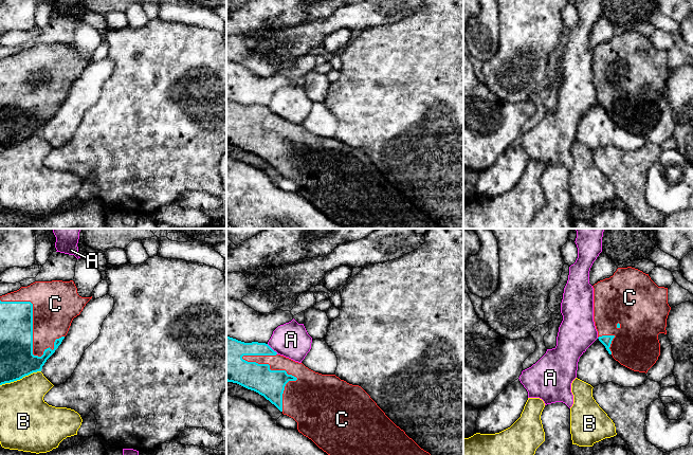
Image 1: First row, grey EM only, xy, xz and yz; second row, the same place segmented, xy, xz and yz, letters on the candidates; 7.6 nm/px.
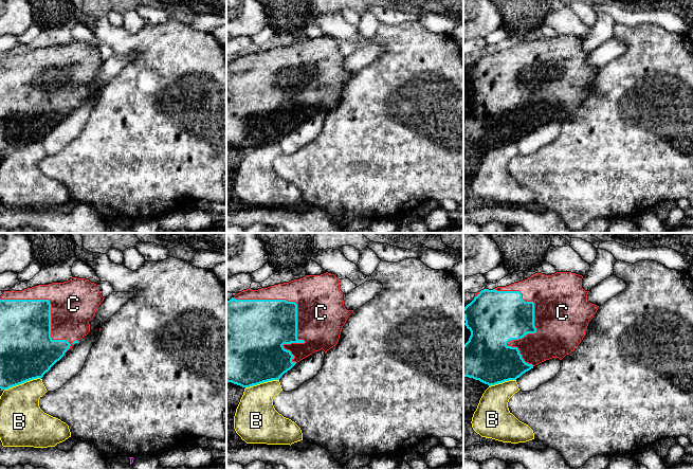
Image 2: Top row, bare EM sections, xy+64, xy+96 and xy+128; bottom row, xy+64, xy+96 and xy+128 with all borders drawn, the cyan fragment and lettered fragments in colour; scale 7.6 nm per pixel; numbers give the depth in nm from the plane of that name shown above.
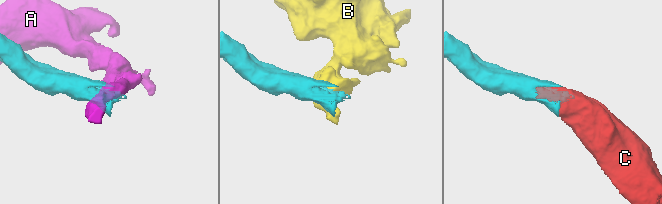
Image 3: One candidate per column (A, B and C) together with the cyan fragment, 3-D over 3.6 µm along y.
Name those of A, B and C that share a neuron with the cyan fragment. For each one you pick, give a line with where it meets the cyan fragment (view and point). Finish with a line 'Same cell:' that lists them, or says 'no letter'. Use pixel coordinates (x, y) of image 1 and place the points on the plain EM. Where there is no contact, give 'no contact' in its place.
C: contact xz (286, 134)
Same cell: C

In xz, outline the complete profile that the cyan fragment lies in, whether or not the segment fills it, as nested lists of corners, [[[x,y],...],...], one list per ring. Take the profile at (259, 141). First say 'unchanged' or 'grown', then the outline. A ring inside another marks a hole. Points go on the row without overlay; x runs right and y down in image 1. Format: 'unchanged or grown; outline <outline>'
grown; outline [[[226,98],[226,144],[263,159],[297,185],[299,196],[345,229],[441,229],[397,189],[361,149],[349,147],[335,138],[315,135],[303,126],[278,117],[266,106],[244,106]]]

